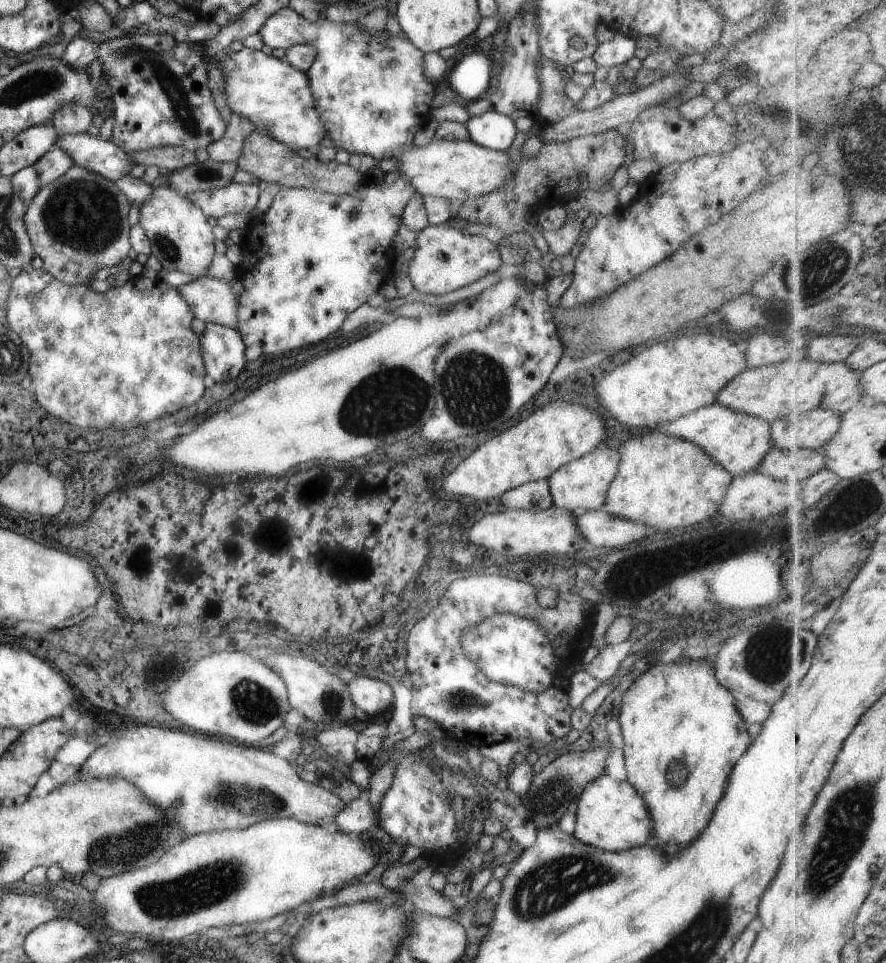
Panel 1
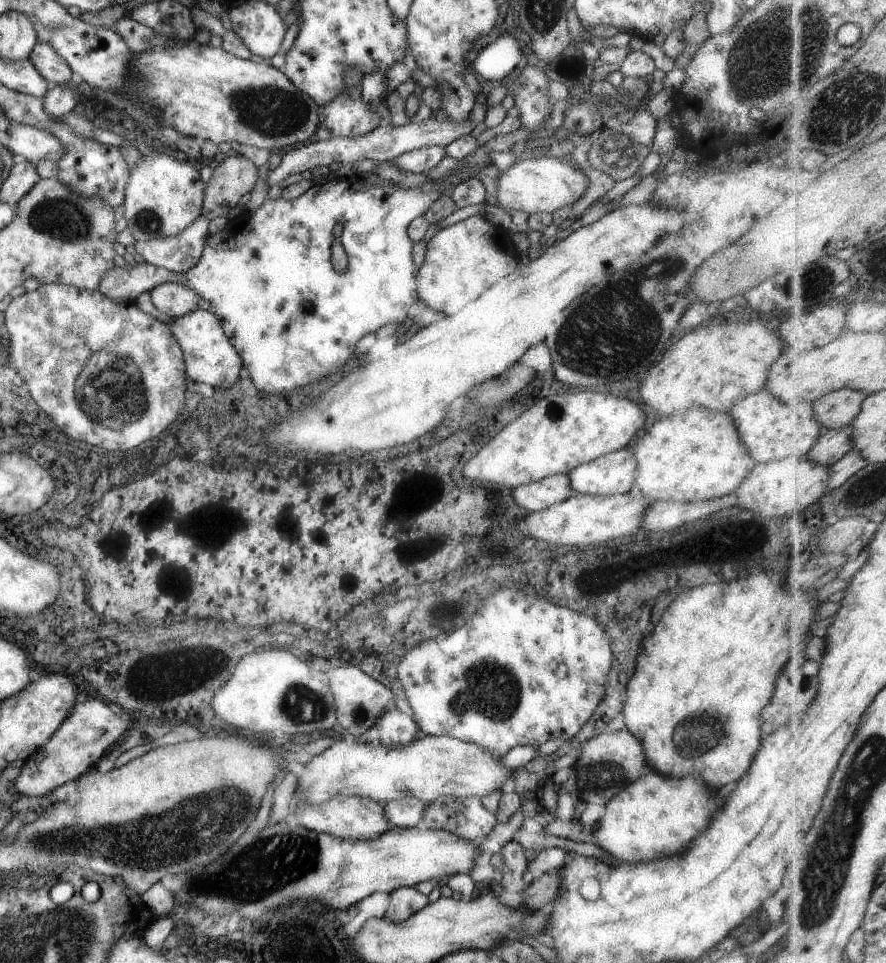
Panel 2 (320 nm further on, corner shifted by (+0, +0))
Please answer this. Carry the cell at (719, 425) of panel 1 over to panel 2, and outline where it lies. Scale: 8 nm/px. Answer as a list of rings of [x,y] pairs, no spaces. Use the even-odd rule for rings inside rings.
[[[765,390],[743,398],[728,412],[737,426],[745,448],[749,450],[749,456],[757,463],[768,463],[785,457],[807,458],[823,432],[811,403],[783,404]]]

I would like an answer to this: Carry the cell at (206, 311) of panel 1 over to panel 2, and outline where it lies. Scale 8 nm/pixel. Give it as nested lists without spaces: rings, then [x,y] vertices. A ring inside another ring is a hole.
[[[161,283],[149,291],[151,304],[172,319],[195,310],[200,296],[179,283]]]

